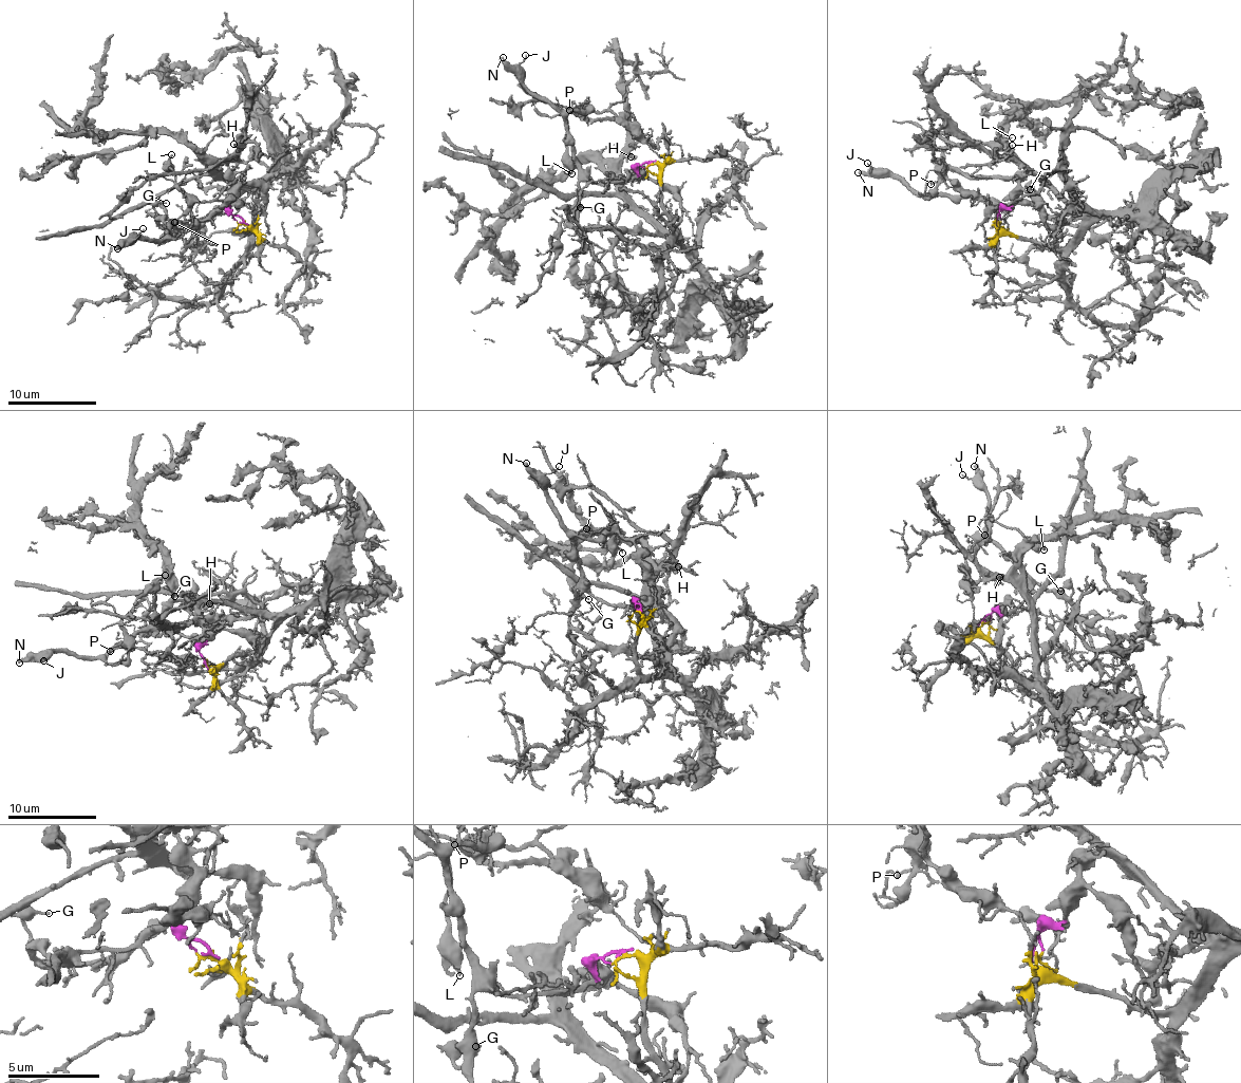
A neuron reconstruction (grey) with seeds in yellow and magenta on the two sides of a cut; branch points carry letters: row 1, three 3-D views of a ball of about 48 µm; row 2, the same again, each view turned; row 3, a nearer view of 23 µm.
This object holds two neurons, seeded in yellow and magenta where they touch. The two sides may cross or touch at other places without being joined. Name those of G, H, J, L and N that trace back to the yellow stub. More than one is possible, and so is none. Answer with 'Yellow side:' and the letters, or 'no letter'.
Yellow side: H

